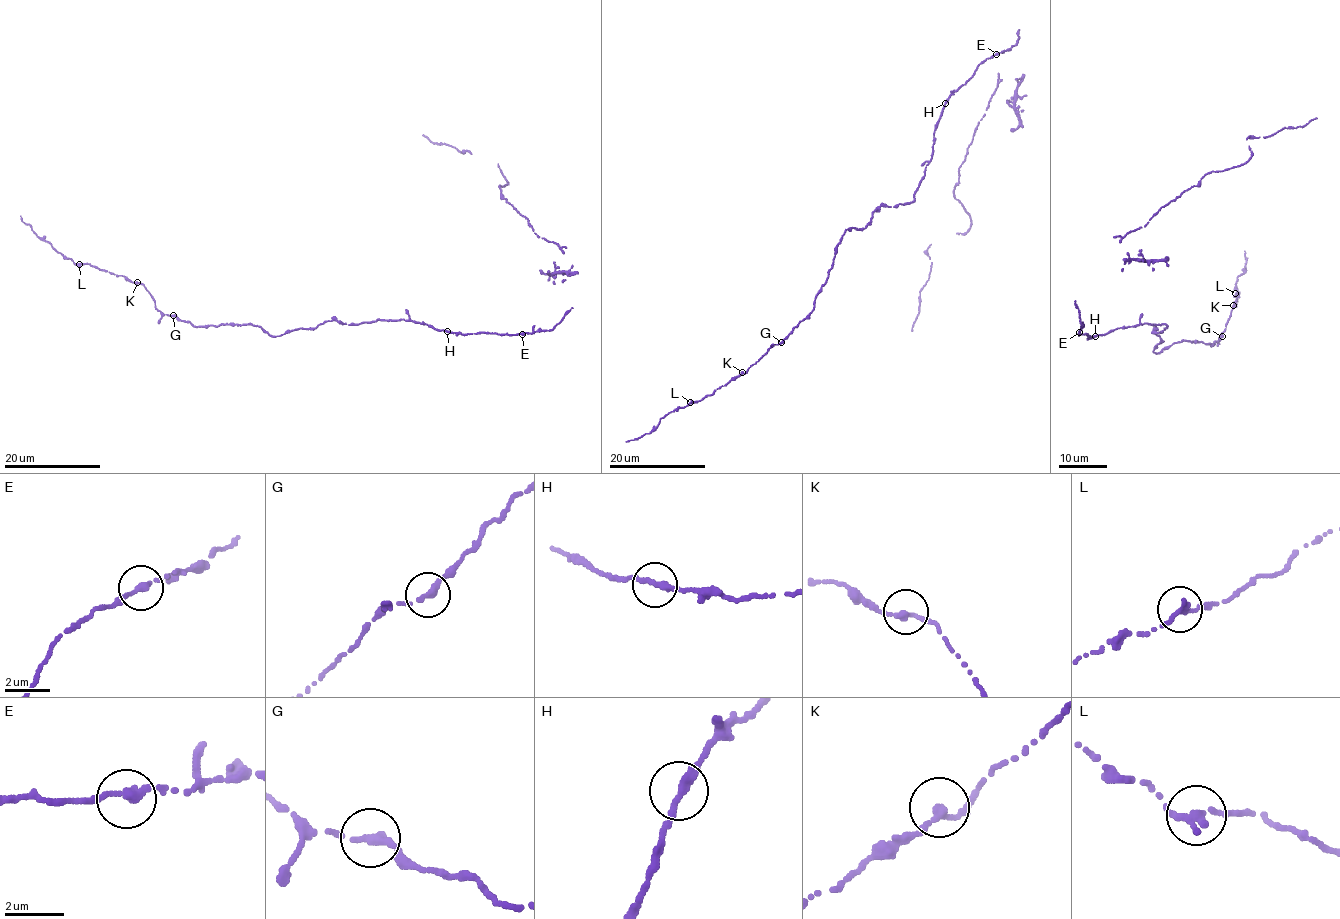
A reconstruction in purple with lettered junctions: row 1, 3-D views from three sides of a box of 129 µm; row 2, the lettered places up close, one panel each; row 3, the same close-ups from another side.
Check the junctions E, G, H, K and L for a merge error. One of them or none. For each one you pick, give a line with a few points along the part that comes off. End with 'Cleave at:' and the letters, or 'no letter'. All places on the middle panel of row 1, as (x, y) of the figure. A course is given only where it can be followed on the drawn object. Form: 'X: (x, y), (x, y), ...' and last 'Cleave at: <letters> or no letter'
Cleave at: no letter

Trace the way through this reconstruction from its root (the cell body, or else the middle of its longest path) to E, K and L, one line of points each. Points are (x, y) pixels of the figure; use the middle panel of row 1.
E: (943, 107), (952, 93), (972, 77), (977, 66), (996, 54)
K: (943, 107), (914, 200), (880, 206), (864, 228), (846, 229), (813, 309), (742, 372)
L: (943, 107), (914, 200), (880, 206), (864, 228), (846, 229), (813, 309), (744, 373), (690, 402)

